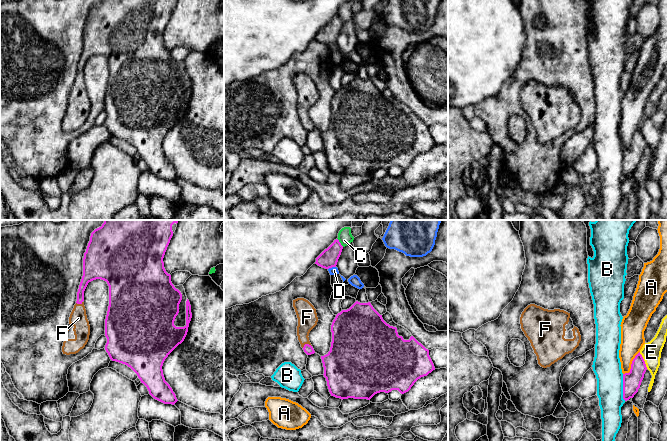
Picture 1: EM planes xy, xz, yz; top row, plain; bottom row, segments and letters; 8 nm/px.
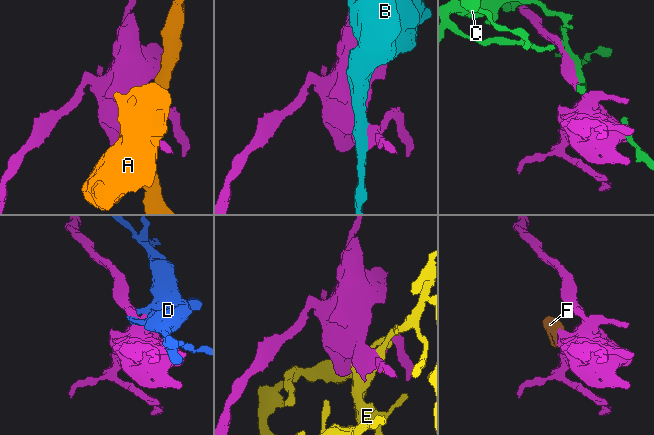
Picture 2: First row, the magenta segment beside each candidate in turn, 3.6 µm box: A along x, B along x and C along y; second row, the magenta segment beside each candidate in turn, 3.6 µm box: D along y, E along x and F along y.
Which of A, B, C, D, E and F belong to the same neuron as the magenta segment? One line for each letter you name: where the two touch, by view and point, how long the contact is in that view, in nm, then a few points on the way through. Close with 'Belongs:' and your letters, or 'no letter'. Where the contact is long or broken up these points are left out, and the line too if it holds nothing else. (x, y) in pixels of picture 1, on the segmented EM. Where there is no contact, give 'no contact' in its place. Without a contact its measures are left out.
F: xz (306, 344) | 80 nm | across xz (308, 349), (306, 344), (304, 326), (307, 317)
Belongs: F

